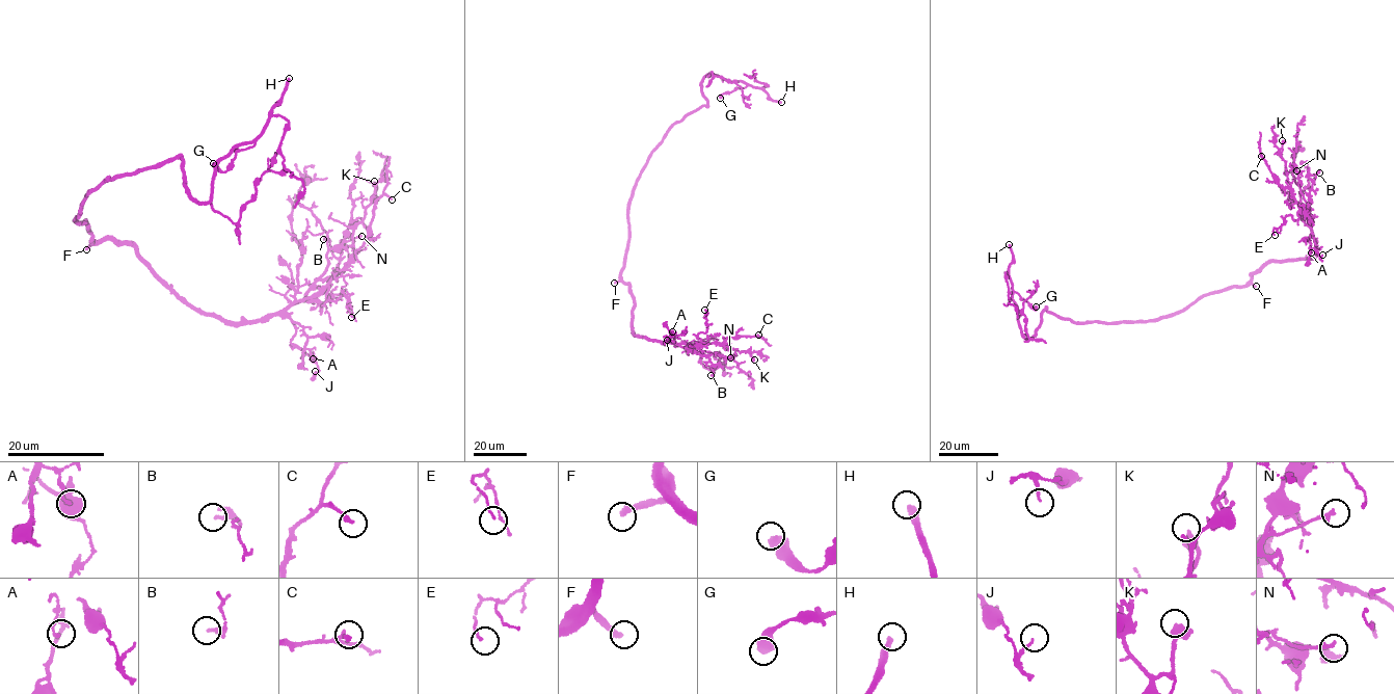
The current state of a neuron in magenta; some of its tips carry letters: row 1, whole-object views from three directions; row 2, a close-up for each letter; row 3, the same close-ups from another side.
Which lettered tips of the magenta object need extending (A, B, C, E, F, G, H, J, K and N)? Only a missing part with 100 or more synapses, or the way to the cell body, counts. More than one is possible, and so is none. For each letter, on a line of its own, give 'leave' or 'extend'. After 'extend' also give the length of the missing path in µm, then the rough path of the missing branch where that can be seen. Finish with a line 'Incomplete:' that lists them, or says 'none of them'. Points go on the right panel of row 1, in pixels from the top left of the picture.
A: leave
B: leave
C: leave
E: leave
F: extend; about 35 µm are missing; missing branch runs (1256, 286), (1307, 294), (1340, 284), (1343, 289)
G: leave
H: extend; about 80 µm are missing; missing branch runs (1009, 244), (1002, 215), (1001, 167), (1007, 150), (1019, 150), (1022, 118), (1019, 109), (1009, 108)
J: leave
K: leave
N: leave
Incomplete: F, H

